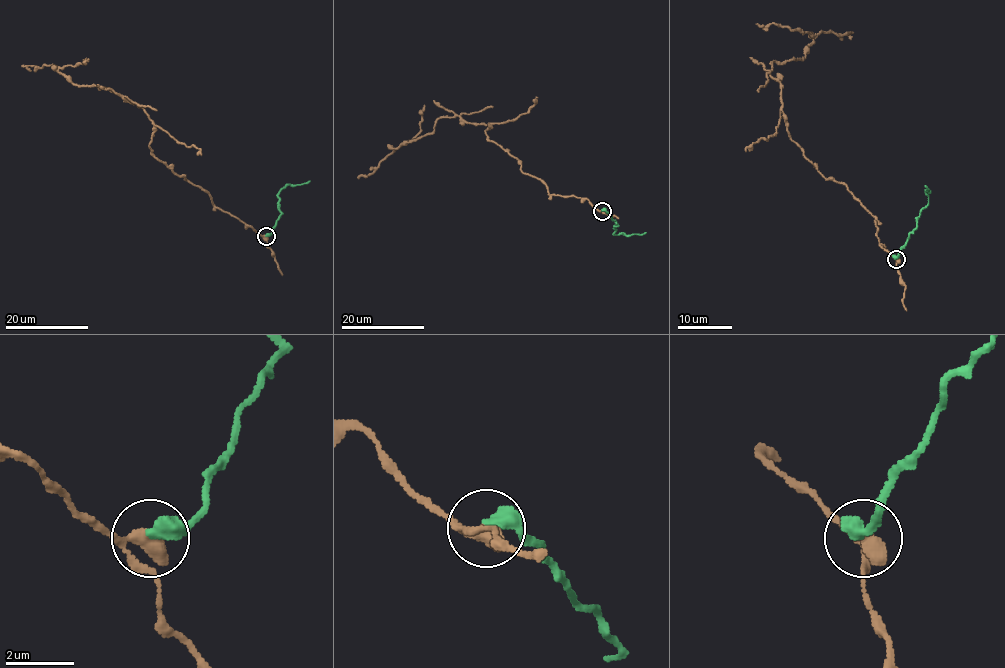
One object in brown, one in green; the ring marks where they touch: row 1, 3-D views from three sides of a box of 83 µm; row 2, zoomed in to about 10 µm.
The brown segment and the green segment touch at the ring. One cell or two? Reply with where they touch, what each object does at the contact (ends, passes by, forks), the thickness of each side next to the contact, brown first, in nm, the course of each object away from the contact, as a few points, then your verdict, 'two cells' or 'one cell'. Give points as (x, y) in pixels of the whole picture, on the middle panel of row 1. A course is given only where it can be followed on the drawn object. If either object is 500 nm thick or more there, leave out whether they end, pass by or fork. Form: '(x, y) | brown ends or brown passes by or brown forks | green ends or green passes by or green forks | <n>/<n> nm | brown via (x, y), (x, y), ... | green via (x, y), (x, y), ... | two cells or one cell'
(602, 211) | brown passes by | green ends | 400/460 nm | brown via (601, 210), (550, 195), (489, 140), (489, 125), (458, 115), (394, 148), (420, 131), (424, 105) | green via (601, 210), (617, 225), (615, 235), (646, 232) | two cells

